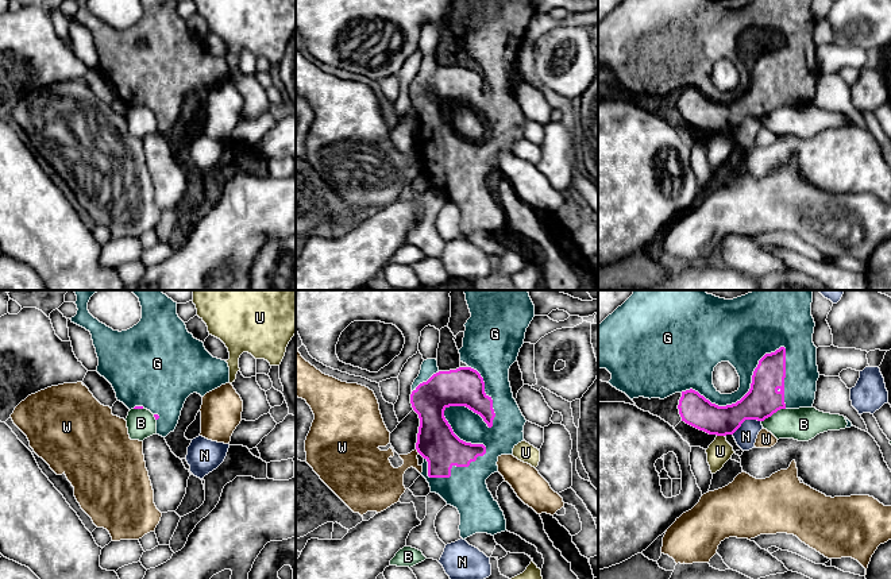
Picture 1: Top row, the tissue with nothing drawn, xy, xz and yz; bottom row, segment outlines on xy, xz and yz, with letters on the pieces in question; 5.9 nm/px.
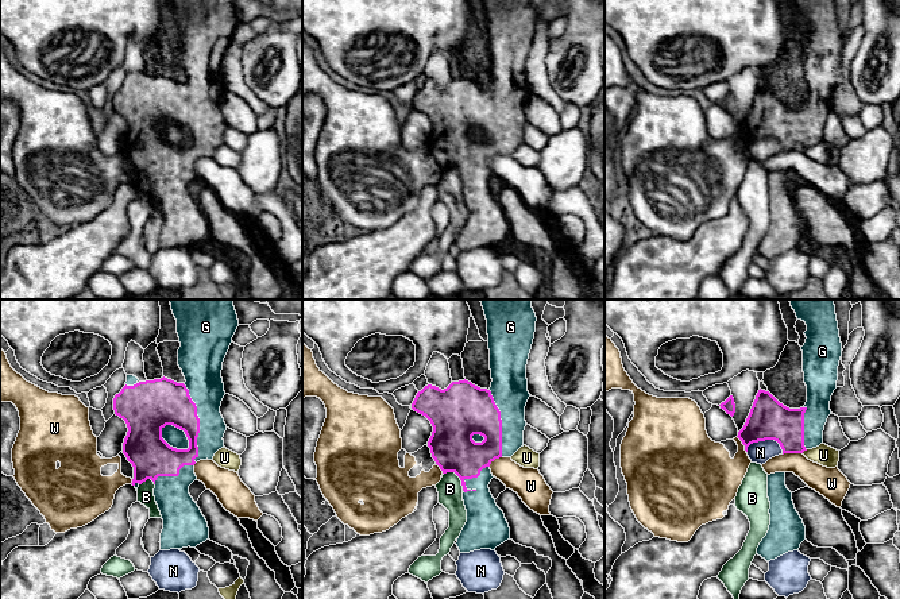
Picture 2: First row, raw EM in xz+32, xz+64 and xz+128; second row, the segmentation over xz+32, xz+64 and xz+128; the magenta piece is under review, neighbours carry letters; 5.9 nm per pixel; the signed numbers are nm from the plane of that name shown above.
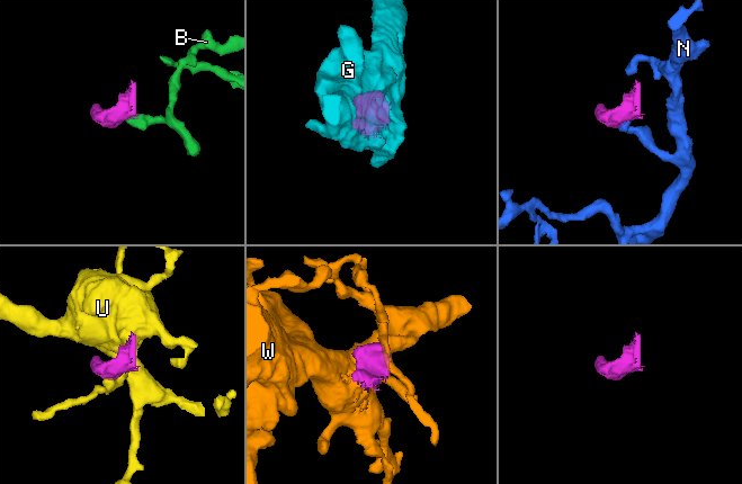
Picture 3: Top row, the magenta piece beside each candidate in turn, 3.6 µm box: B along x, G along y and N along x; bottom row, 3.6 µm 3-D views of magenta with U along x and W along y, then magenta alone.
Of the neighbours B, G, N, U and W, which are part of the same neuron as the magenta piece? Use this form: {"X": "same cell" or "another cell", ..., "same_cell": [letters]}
{"B": "another cell", "G": "same cell", "N": "another cell", "U": "another cell", "W": "another cell", "same_cell": ["G"]}

